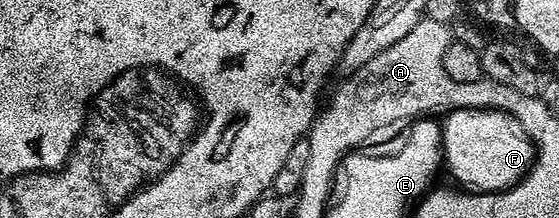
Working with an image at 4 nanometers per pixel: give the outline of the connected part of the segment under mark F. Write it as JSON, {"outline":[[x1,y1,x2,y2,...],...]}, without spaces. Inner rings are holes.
{"outline":[[447,107,447,149,451,169,459,181,477,191,498,191,504,194,506,191,515,192,516,187,526,184,539,169,543,154,536,134,517,115,509,115,500,108,487,108,480,112,477,109],[479,117,482,121,495,121,495,141,487,141,487,149,483,149,483,141,479,141,479,137,475,137,475,141,467,137,467,133,471,133,471,125,479,125]]}

